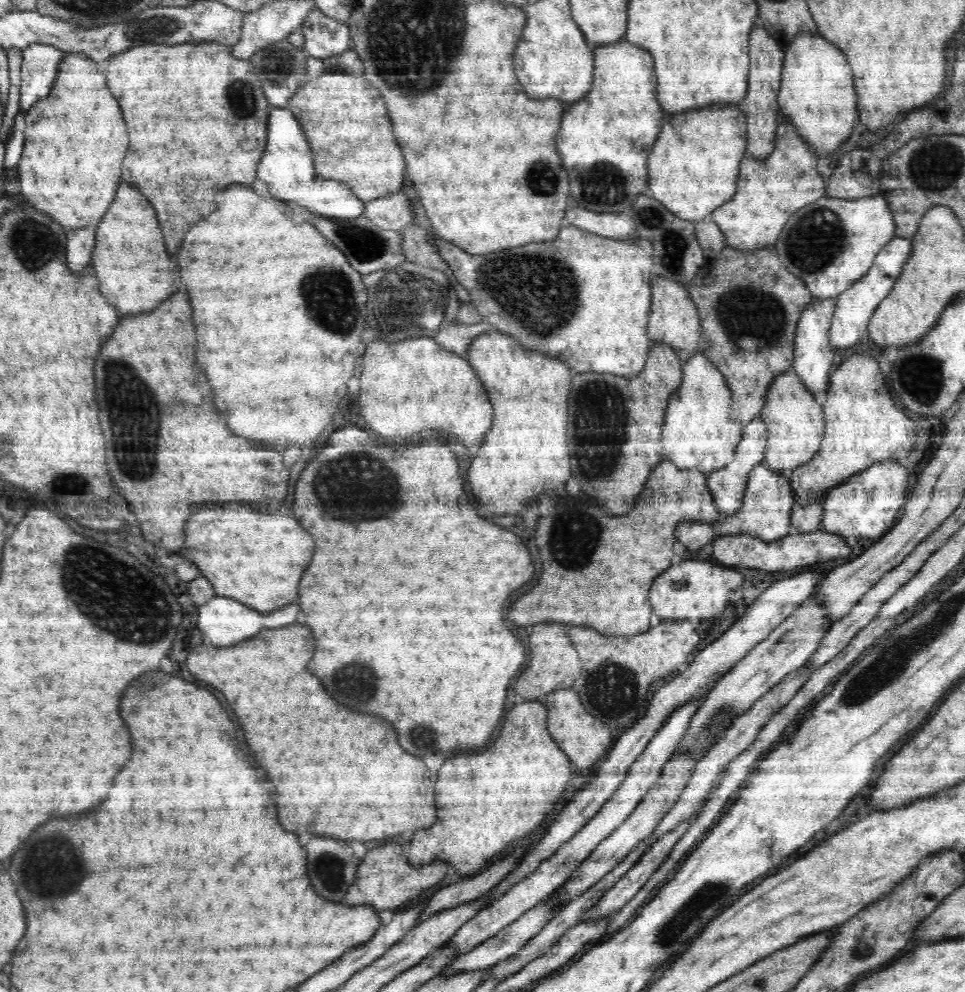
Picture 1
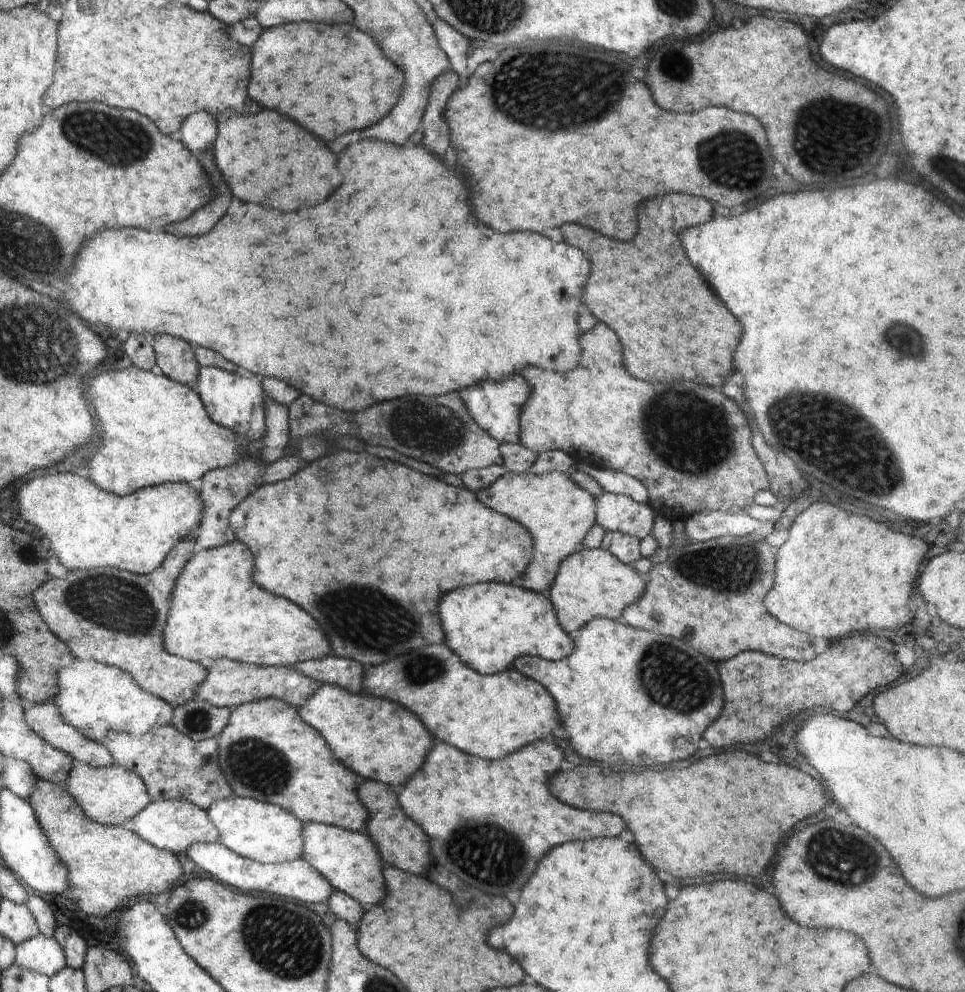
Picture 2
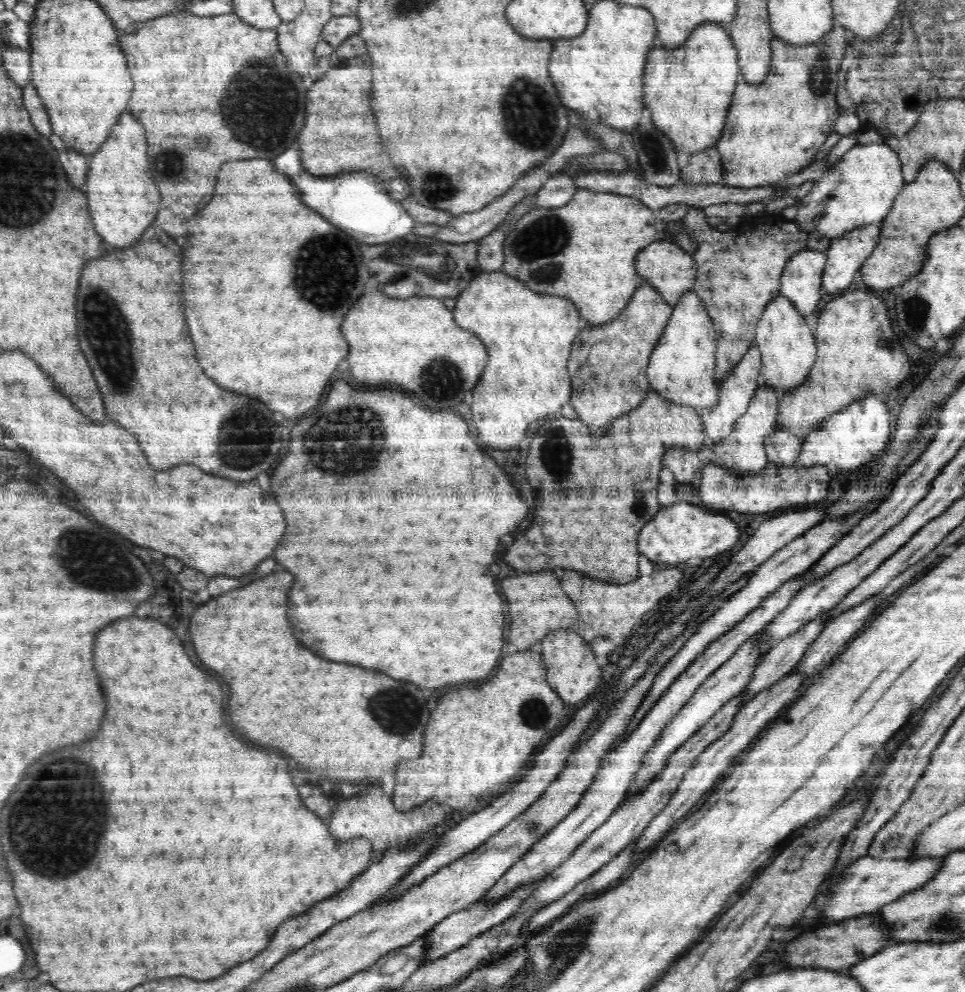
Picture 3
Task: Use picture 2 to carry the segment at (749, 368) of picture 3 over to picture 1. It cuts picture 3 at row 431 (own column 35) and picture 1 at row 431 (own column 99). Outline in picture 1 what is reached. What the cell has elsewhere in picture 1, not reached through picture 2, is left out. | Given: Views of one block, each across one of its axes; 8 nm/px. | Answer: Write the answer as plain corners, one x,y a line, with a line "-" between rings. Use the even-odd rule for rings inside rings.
754,417
743,429
743,435
736,447
732,462
708,474
707,488
713,494
715,505
722,515
735,513
741,507
751,468
765,460
767,434
768,429
762,417

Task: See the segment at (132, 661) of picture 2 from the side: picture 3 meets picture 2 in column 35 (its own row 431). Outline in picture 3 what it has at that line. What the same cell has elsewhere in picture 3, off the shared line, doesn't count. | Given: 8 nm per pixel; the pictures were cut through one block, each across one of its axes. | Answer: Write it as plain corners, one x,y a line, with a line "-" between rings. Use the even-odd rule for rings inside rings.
642,282
637,286
628,304
613,317
601,325
587,324
584,330
578,332
570,358
568,359
568,374
572,380
572,406
578,412
580,420
592,424
592,432
602,432
609,422
617,420
623,413
636,408
650,392
650,383
647,379
647,364
653,348
661,337
661,332
668,324
673,307
656,291
653,284

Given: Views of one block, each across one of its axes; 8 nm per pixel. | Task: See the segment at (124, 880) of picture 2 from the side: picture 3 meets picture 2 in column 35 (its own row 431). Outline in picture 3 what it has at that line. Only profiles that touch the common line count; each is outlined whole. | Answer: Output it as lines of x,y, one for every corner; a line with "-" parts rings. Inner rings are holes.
846,290
846,294
838,295
838,298
834,298
832,302
827,302
822,314
819,314
814,334
816,335
817,355
809,375
796,388
781,394
778,405
779,427
790,429
794,435
802,438
851,401
863,398
870,392
876,392
876,395
882,398
888,396
888,392
900,385
910,373
908,356
904,354
904,348
898,342
890,312
884,300
880,300
872,292
861,290
848,292

